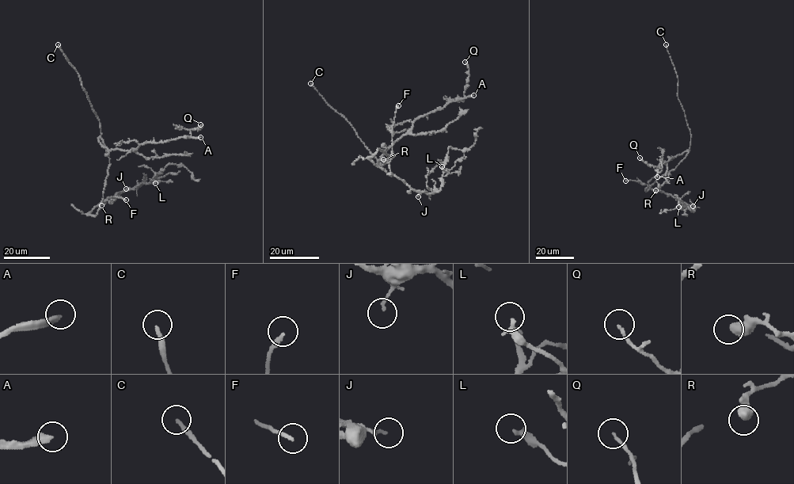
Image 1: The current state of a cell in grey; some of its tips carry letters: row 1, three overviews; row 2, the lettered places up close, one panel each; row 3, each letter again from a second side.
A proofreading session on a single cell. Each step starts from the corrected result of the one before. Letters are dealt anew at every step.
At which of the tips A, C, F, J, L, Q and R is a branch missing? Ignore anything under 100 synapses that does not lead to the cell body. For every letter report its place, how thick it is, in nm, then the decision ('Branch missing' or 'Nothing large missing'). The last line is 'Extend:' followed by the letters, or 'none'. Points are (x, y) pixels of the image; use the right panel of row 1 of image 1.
A: Place: (657, 177). Thickness 320 nm. Branch missing
C: Place: (666, 44). Thickness 200 nm. Branch missing
F: Place: (625, 181). Thickness 180 nm. Nothing large missing
J: Place: (693, 206). Thickness 120 nm. Nothing large missing
L: Place: (678, 207). Thickness 280 nm. Nothing large missing
Q: Place: (640, 158). Thickness 150 nm. Nothing large missing
R: Place: (655, 190). Thickness 550 nm. Nothing large missing
Extend: A, C

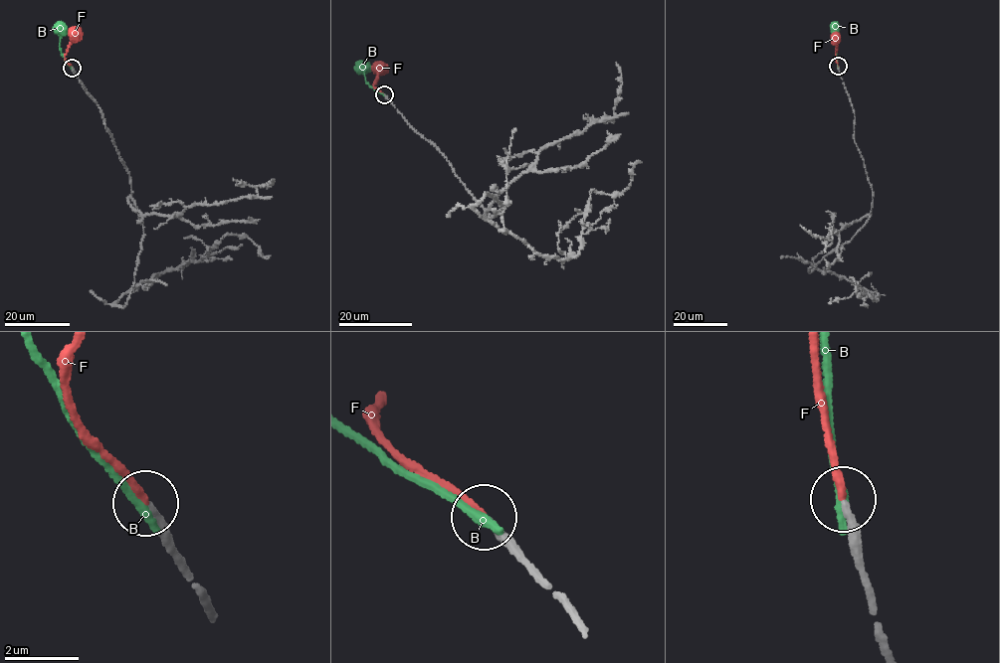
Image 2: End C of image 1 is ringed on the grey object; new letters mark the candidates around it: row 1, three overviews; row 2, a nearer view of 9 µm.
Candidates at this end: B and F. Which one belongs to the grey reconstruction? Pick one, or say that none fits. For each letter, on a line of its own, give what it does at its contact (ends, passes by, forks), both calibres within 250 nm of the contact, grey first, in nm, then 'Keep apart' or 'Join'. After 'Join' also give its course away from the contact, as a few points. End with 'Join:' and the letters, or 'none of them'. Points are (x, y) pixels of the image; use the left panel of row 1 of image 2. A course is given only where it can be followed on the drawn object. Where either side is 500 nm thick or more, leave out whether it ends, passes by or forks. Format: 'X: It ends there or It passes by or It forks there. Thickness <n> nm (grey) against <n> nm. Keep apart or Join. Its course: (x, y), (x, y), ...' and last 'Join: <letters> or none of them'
B: It ends there. Thickness 320 nm (grey) against 300 nm. Keep apart
F: It ends there. Thickness 240 nm (grey) against 200 nm. Join. Its course: (72, 67), (65, 54), (75, 33)
Join: F

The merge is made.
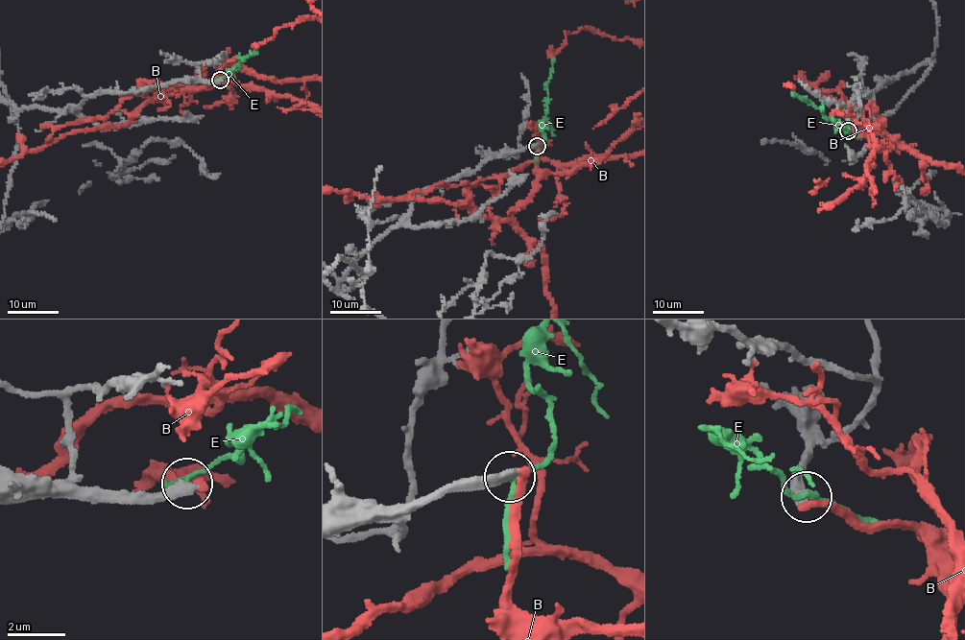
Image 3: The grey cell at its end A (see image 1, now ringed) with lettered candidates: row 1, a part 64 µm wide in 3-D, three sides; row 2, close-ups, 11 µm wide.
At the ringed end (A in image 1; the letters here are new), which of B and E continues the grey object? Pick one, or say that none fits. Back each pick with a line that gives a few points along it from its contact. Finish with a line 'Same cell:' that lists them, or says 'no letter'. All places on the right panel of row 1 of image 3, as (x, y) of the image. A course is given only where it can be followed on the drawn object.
Same cell: no letter

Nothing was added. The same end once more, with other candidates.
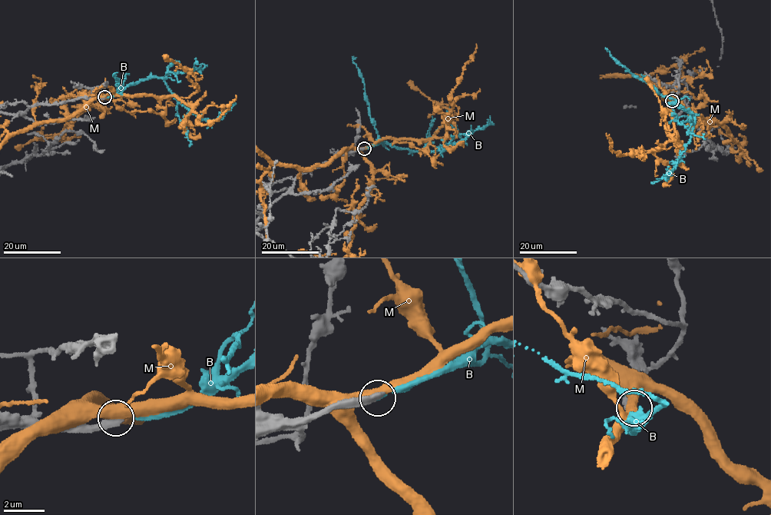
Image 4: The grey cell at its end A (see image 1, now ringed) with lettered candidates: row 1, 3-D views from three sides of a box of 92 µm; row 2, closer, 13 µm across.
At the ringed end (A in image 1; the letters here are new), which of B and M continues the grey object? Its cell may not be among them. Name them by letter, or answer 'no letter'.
B

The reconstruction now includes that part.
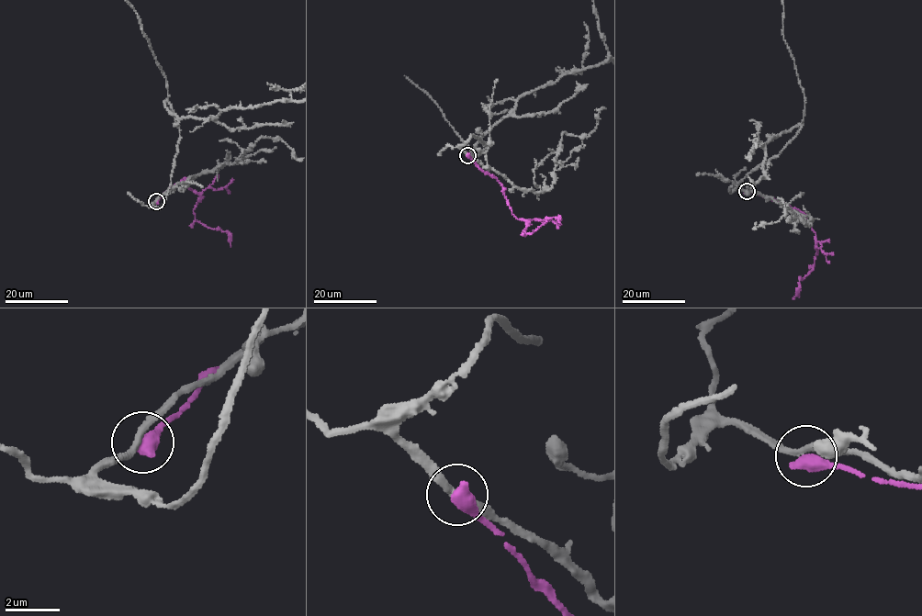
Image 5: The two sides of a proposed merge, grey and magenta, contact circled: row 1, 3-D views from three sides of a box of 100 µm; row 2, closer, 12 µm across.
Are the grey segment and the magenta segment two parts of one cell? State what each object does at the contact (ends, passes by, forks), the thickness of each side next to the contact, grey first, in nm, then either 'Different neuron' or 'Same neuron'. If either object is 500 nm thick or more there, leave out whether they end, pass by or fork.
Thickness 240 nm (grey) against 600 nm. Different neuron

